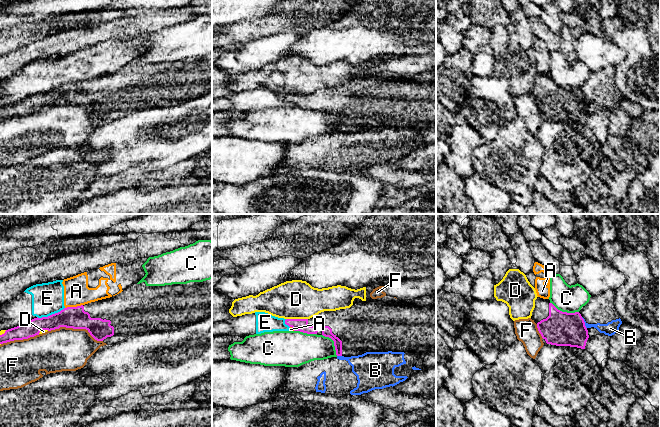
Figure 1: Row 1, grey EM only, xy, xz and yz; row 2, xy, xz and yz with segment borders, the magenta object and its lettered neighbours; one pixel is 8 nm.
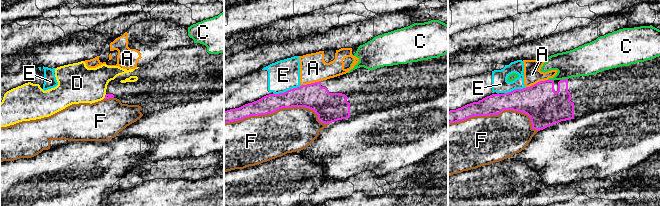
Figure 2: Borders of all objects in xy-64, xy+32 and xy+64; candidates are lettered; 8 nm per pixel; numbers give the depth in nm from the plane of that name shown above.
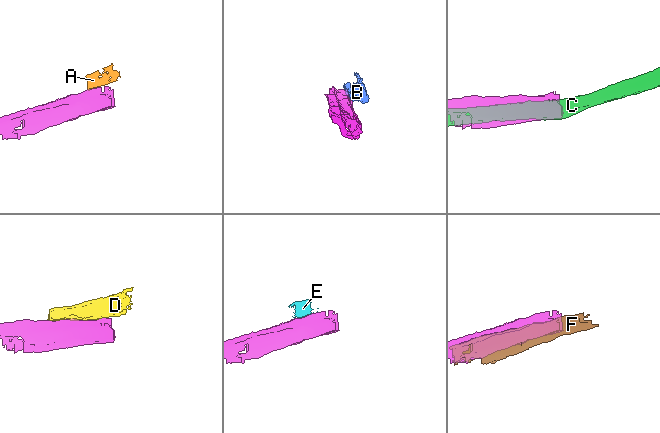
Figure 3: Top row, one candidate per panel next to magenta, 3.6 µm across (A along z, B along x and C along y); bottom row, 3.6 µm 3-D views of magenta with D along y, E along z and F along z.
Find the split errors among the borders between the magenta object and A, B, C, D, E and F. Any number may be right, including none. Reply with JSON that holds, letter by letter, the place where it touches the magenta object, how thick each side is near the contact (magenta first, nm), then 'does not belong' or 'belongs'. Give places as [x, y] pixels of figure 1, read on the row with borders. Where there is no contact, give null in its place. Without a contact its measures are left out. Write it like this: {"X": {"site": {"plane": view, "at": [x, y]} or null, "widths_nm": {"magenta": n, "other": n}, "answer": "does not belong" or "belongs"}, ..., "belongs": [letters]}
{"A": {"site": {"plane": "xy", "at": [73, 307]}, "widths_nm": {"magenta": 180, "other": 200}, "answer": "does not belong"}, "B": {"site": {"plane": "yz", "at": [584, 323]}, "widths_nm": {"magenta": 280, "other": 100}, "answer": "does not belong"}, "C": {"site": {"plane": "yz", "at": [564, 312]}, "widths_nm": {"magenta": 280, "other": 220}, "answer": "does not belong"}, "D": {"site": {"plane": "xz", "at": [297, 319]}, "widths_nm": {"magenta": 100, "other": 320}, "answer": "does not belong"}, "E": {"site": {"plane": "xy", "at": [50, 315]}, "widths_nm": {"magenta": 180, "other": 260}, "answer": "does not belong"}, "F": {"site": {"plane": "xy", "at": [75, 328]}, "widths_nm": {"magenta": 180, "other": 360}, "answer": "does not belong"}, "belongs": []}

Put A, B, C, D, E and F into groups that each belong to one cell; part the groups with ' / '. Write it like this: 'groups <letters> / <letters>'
groups A E / B / C / D / F

